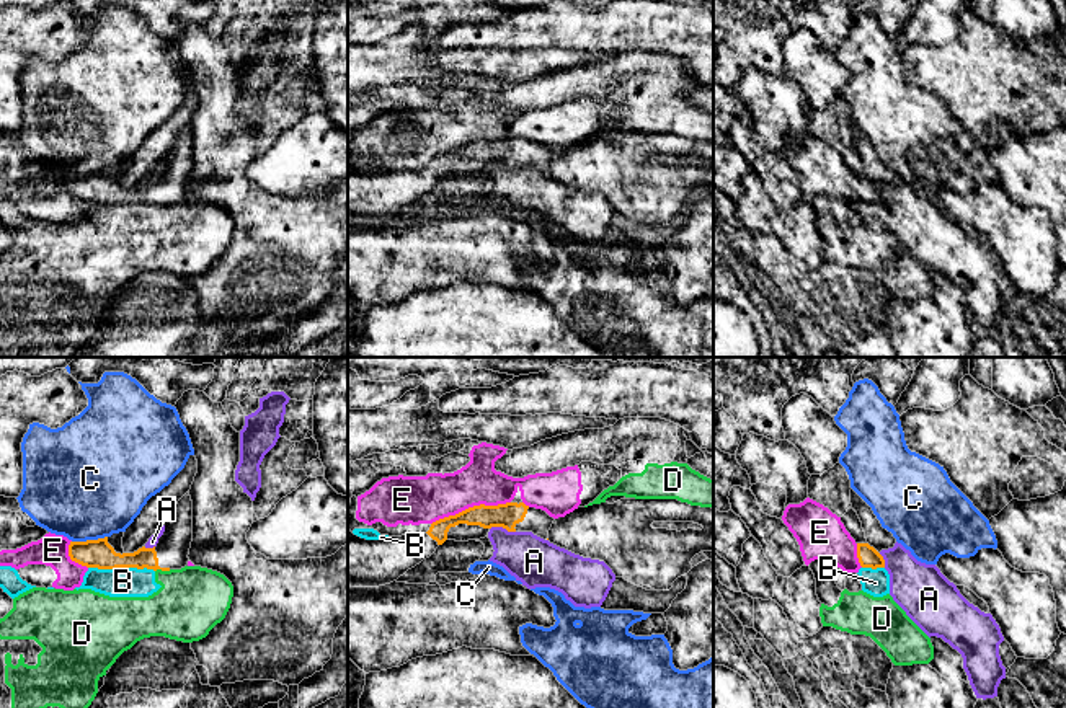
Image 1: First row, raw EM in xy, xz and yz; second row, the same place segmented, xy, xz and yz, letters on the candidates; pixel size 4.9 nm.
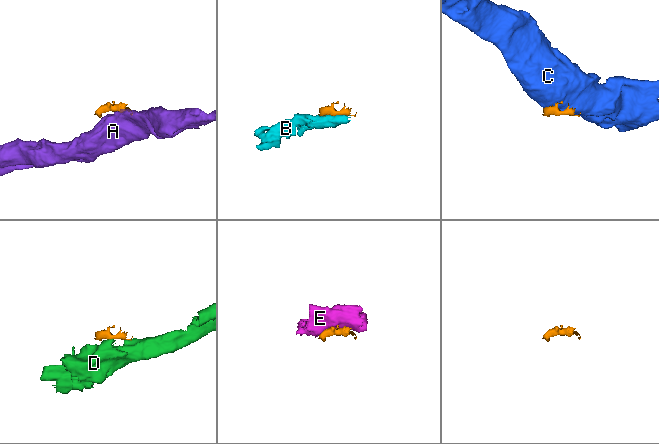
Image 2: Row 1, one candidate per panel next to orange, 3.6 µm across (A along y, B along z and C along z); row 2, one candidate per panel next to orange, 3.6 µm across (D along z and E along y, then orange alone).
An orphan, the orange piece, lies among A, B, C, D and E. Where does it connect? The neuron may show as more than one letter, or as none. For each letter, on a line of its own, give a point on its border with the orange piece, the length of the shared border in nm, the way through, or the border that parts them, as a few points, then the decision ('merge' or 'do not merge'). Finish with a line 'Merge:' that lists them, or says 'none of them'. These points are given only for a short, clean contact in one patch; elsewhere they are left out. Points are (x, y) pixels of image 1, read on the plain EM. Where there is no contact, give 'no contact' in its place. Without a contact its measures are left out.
A: xz (503, 162) | 130 nm | along xz (490, 162), (505, 162), (515, 167) | do not merge
B: xy (121, 201) | 320 nm | along xy (88, 201), (151, 203), (154, 206) | do not merge
C: xy (88, 175) | 180 nm | along xy (106, 170), (97, 175), (72, 176) | do not merge
D: xy (162, 204) | 80 nm | along xy (170, 204), (155, 206) | do not merge
E: xz (470, 142) | 400 nm | do not merge
Merge: none of them

